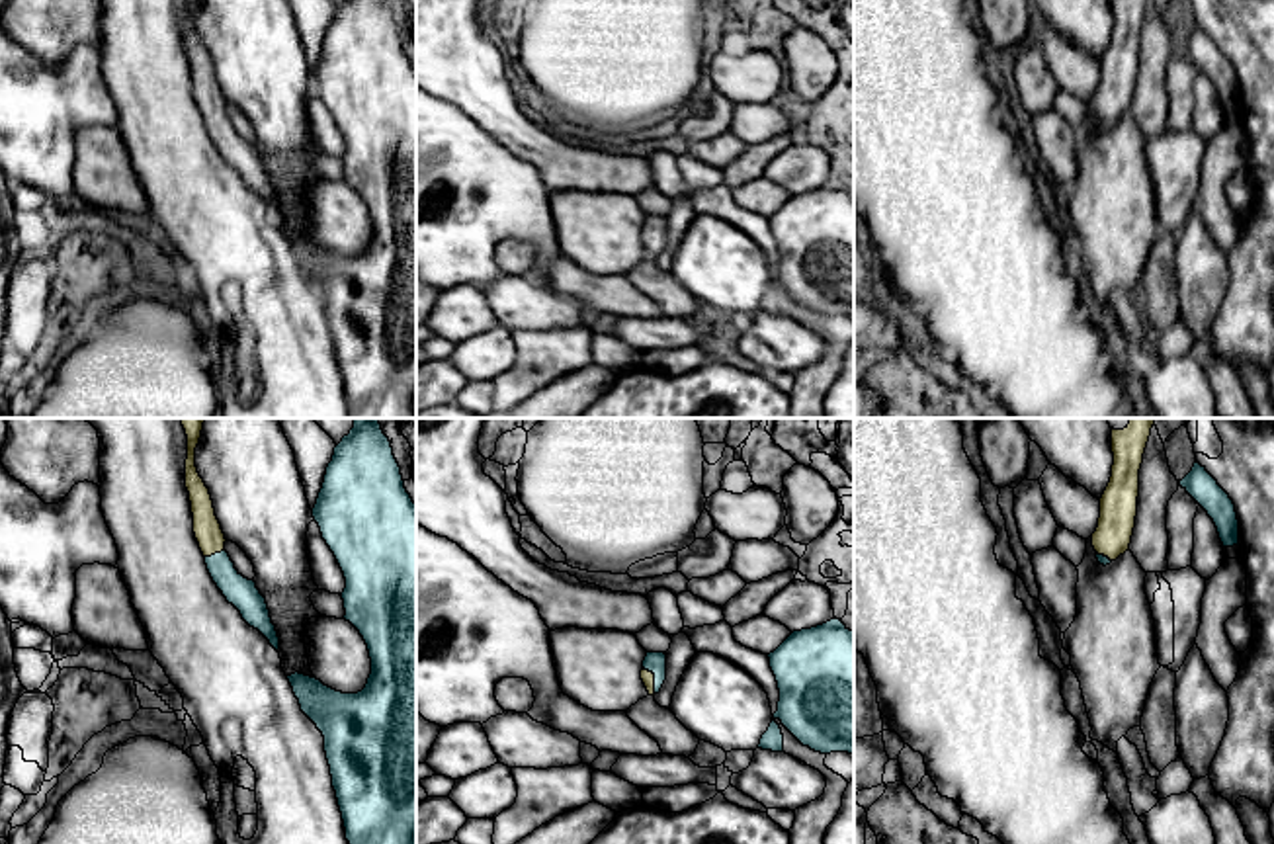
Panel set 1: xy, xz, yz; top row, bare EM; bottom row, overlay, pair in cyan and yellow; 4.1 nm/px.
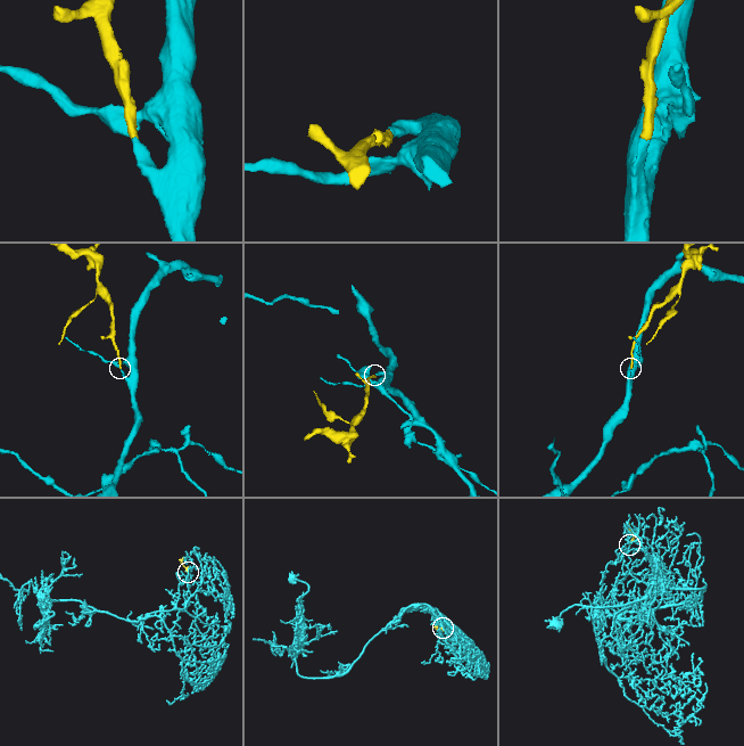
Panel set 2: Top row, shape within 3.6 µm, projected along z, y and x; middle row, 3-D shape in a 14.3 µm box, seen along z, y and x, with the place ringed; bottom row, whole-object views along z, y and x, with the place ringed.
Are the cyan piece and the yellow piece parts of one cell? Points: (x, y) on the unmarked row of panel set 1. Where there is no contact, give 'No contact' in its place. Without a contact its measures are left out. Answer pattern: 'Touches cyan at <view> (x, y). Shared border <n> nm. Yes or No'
Touches cyan at xz (655, 241). Shared border 120 nm. Yes

